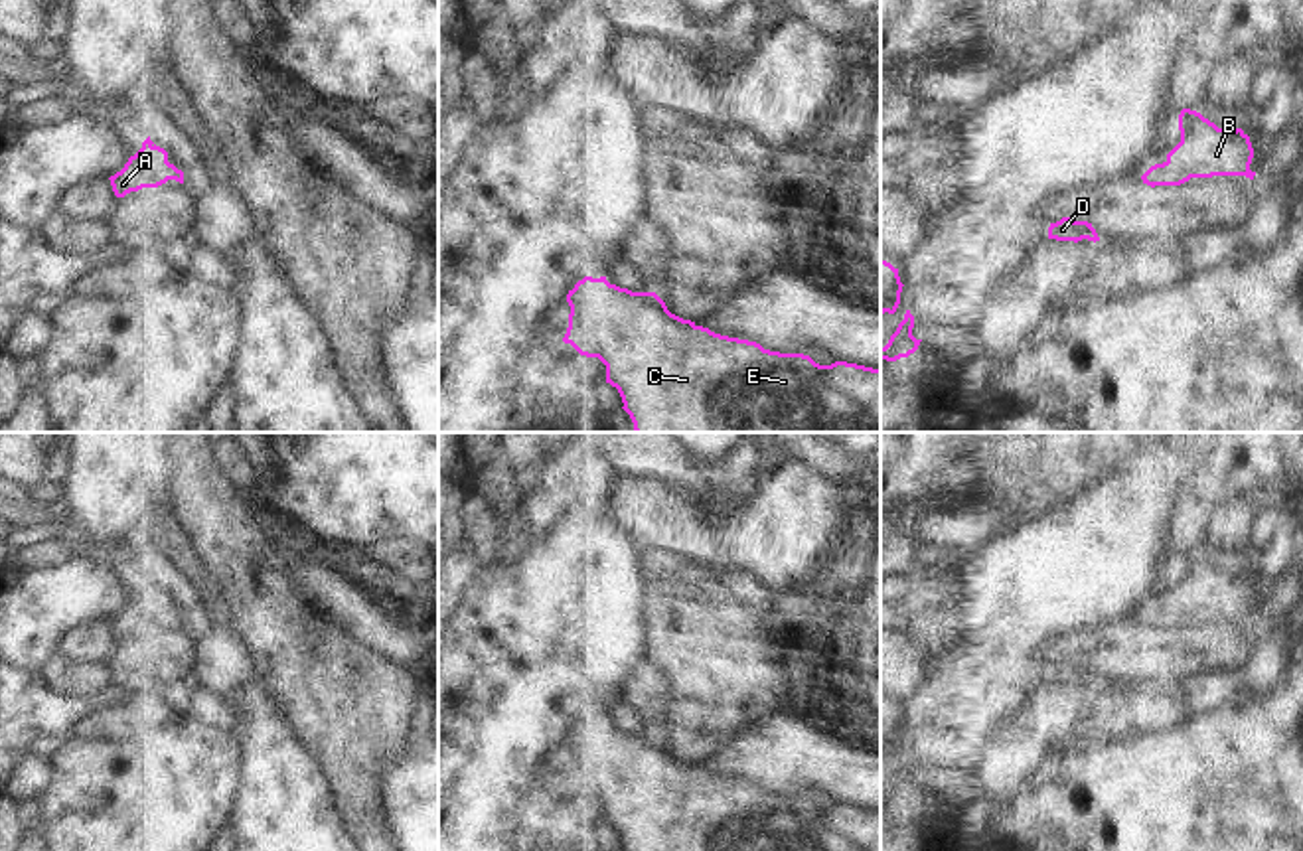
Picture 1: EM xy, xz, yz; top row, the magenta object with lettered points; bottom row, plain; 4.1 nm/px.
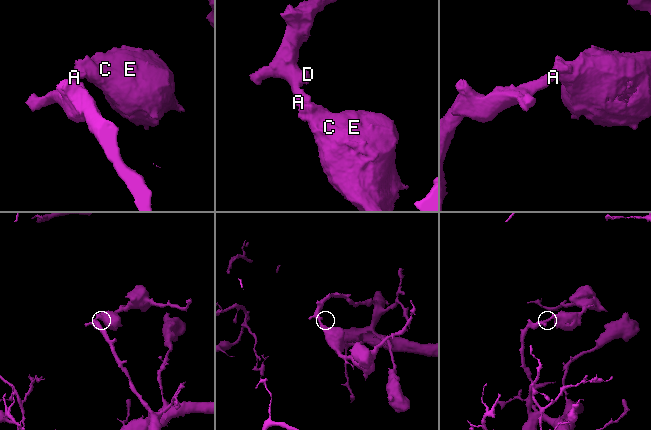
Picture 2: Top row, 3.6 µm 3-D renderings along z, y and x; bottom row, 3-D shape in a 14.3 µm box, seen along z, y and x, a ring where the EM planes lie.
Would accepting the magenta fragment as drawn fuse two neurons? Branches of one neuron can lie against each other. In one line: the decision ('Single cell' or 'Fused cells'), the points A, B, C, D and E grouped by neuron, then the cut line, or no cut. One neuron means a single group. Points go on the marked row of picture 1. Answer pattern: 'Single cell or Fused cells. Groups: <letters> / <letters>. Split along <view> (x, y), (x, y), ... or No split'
Single cell. Groups: A B C D E. No split.

